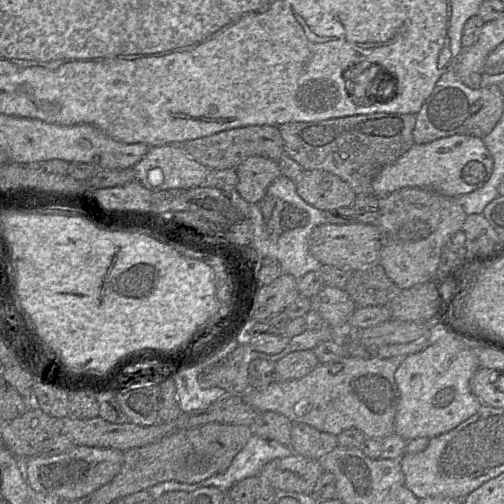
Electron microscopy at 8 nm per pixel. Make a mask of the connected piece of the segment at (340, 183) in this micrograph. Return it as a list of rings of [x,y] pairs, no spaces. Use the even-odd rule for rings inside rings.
[[[304,170],[295,184],[299,196],[322,211],[349,207],[356,198],[356,193],[345,181],[322,170]]]

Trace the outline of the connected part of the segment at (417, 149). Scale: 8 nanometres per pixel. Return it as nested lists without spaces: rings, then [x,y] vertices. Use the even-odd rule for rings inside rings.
[[[454,134],[425,144],[414,143],[406,153],[394,163],[385,166],[377,174],[372,181],[372,194],[378,198],[383,198],[402,188],[419,187],[430,189],[447,197],[457,198],[482,187],[489,180],[493,166],[493,158],[480,137]]]

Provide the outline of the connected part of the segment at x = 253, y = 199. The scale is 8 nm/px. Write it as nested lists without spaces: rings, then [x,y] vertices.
[[[251,156],[236,167],[236,191],[250,204],[258,204],[271,183],[281,175],[278,161],[262,156]]]

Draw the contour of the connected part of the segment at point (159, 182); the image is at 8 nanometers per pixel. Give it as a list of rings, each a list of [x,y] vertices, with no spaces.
[[[179,145],[150,147],[133,168],[135,181],[150,191],[204,186],[211,171],[192,159]]]

